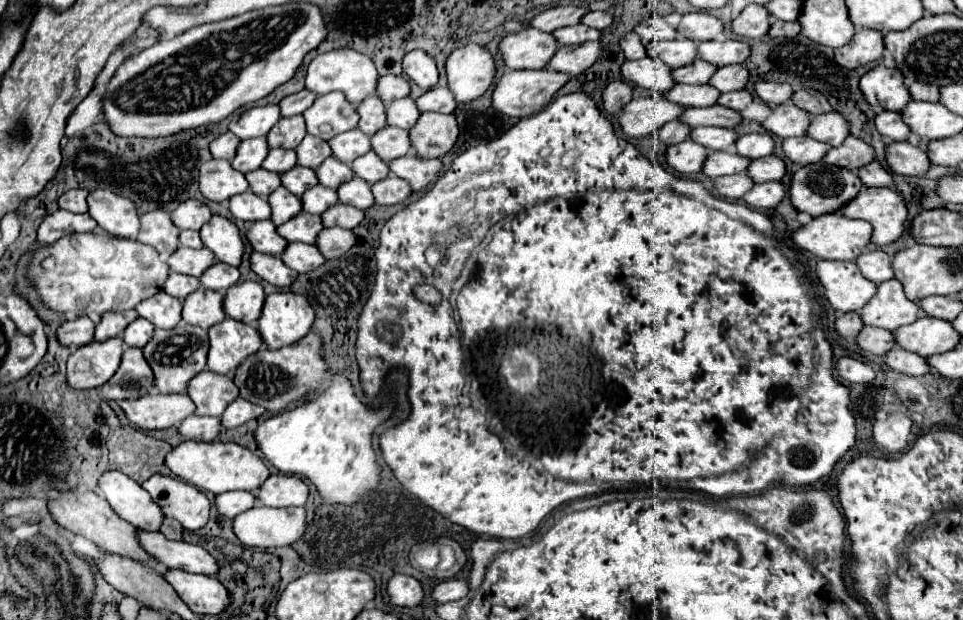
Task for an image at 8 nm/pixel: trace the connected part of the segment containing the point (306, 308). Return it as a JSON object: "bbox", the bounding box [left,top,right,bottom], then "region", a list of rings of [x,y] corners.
{"bbox":[259,291,315,349],"region":[[[279,291],[267,295],[259,331],[269,349],[281,349],[303,339],[315,321],[315,313],[303,295]]]}

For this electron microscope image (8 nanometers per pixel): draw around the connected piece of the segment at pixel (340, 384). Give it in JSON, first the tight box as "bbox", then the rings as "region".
{"bbox":[255,375,391,505],"region":[[[335,375],[331,387],[321,397],[317,397],[315,401],[263,421],[255,431],[255,439],[257,439],[263,455],[279,471],[291,473],[291,475],[303,475],[303,477],[311,479],[317,485],[319,493],[329,503],[349,505],[349,503],[361,499],[361,495],[367,493],[369,489],[373,489],[373,485],[377,485],[377,481],[379,481],[379,465],[375,463],[375,453],[371,447],[371,433],[389,415],[391,415],[389,407],[373,411],[373,409],[361,405],[359,399],[355,399],[355,395],[353,395],[353,387],[347,381],[347,377]]]}

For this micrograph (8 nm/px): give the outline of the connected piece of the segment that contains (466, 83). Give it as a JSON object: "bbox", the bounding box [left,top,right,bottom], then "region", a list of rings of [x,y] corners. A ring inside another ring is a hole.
{"bbox":[447,43,497,103],"region":[[[467,43],[455,49],[447,59],[449,89],[459,103],[485,95],[495,83],[497,65],[491,51],[479,43]]]}

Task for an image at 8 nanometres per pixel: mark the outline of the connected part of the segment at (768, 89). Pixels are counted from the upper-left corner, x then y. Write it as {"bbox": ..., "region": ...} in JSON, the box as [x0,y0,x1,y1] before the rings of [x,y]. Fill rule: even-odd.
{"bbox":[755,81,793,107],"region":[[[759,81],[755,85],[755,93],[765,101],[769,107],[781,105],[785,101],[791,101],[793,89],[787,83],[773,83],[773,81]]]}

